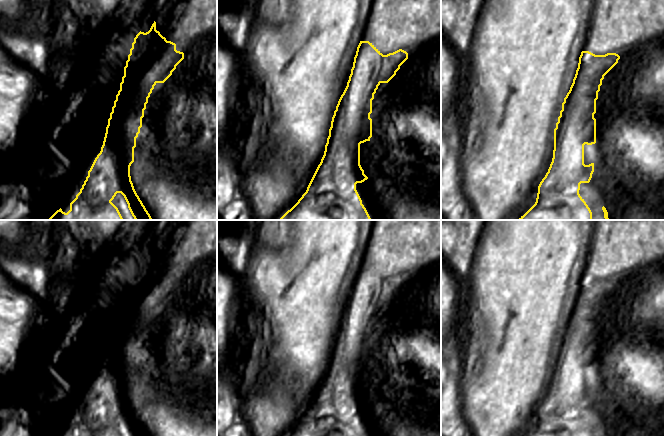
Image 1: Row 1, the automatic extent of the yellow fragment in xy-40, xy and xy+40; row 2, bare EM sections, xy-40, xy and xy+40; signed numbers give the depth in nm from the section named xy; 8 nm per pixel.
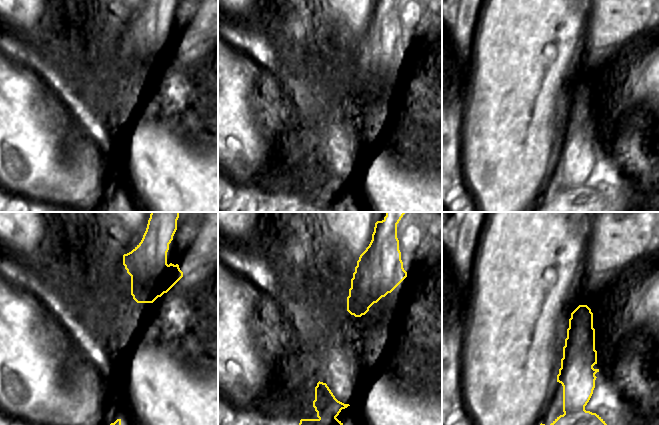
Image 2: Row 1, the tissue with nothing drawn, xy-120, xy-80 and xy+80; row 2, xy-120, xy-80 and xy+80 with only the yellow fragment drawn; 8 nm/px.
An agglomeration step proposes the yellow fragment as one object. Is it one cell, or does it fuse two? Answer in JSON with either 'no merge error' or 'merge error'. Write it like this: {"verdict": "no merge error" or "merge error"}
{"verdict": "merge error"}

